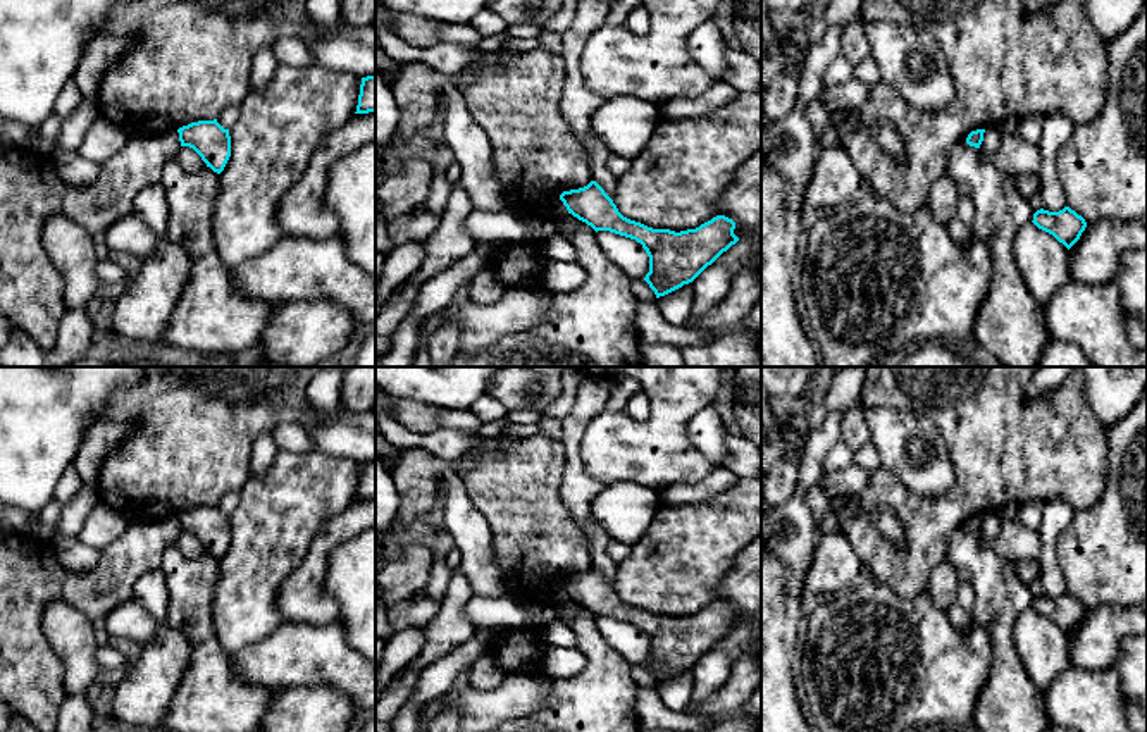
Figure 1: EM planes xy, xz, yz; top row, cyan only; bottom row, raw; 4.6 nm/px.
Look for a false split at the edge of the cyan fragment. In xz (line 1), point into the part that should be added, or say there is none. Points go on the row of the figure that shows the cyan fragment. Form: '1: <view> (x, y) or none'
1: none

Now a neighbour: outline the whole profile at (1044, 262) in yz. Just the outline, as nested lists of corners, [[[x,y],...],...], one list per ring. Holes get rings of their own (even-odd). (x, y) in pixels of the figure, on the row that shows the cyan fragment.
[[[1033,222],[1018,229],[1013,253],[1030,295],[1038,303],[1073,281],[1070,250]]]

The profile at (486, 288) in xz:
[[[491,269],[480,270],[472,279],[472,300],[480,305],[496,303],[506,293],[506,286],[501,284]]]

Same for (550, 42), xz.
[[[542,29],[537,36],[539,48],[548,53],[561,52],[561,34]]]

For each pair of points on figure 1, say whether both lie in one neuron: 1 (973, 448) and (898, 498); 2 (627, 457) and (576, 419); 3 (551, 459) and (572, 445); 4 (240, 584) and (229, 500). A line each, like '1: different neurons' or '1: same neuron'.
1: same neuron
2: different neurons
3: different neurons
4: different neurons

